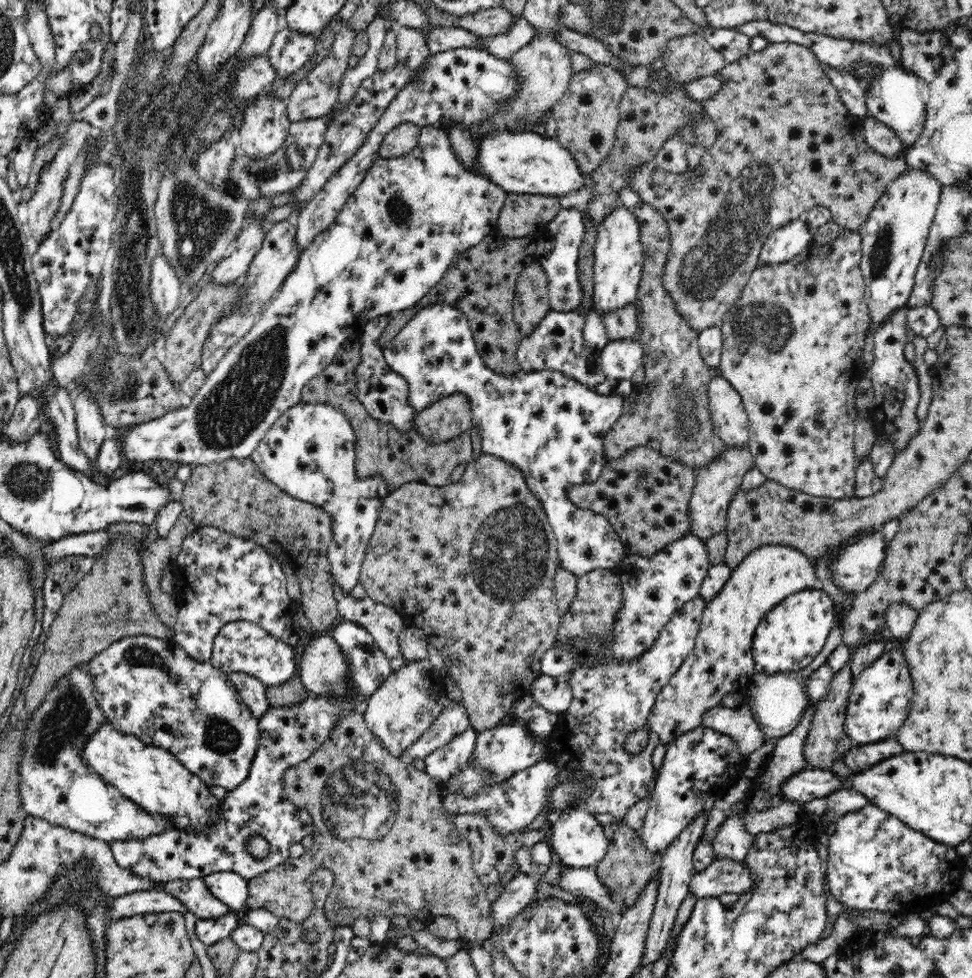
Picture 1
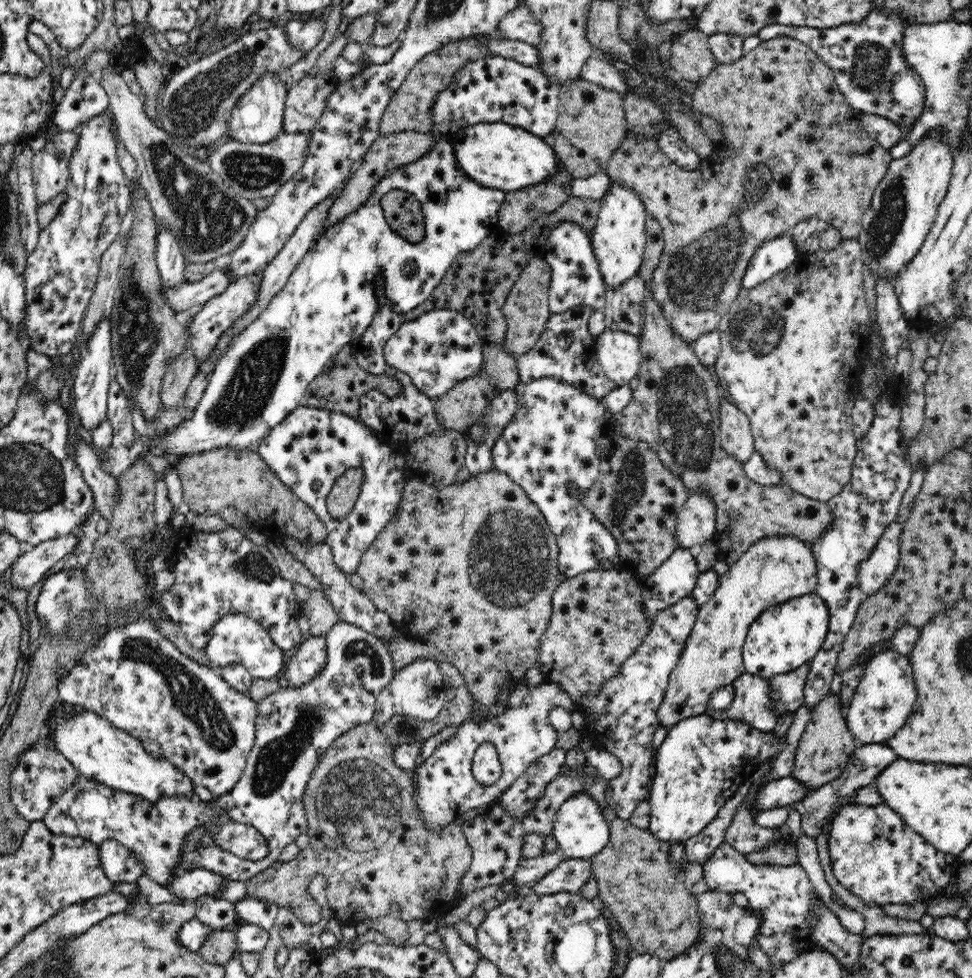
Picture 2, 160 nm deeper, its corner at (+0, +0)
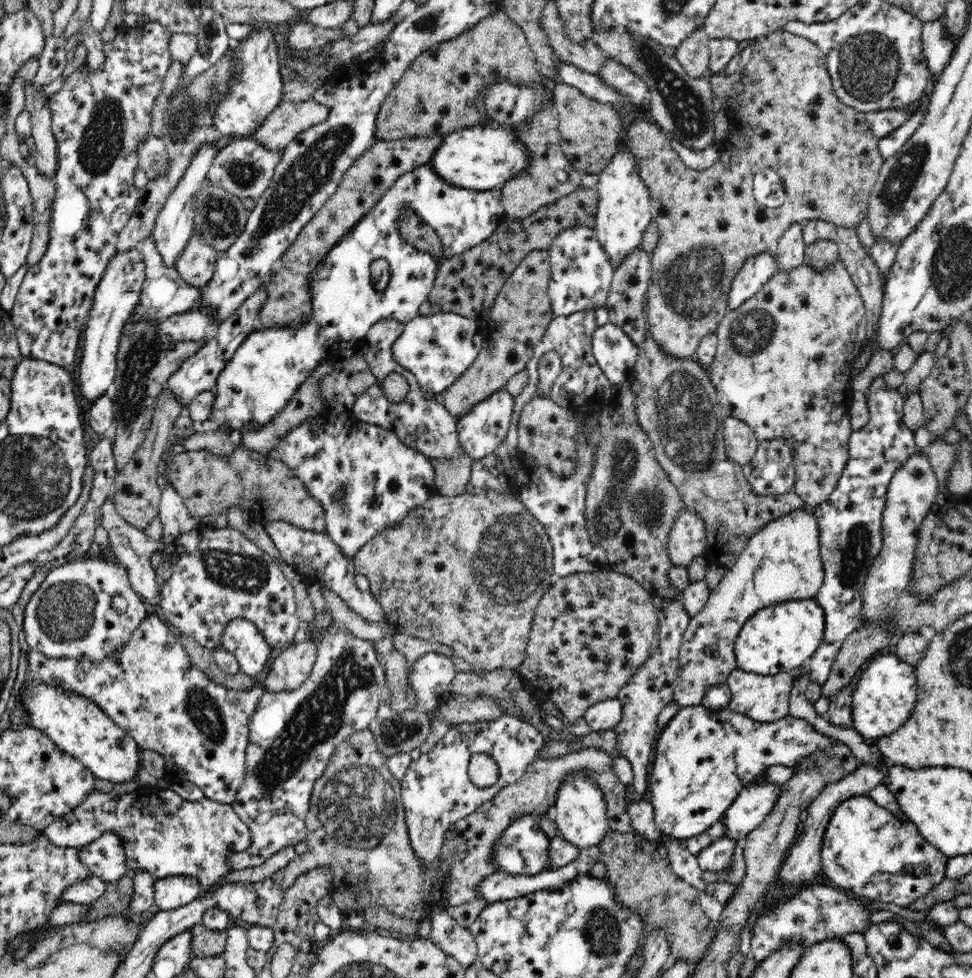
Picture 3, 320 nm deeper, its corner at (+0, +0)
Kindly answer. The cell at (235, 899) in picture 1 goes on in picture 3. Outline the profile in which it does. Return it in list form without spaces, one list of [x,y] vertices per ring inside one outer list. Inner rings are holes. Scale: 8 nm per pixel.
[[[186,876],[158,879],[154,884],[155,904],[159,910],[169,911],[192,902],[201,894],[198,882]]]

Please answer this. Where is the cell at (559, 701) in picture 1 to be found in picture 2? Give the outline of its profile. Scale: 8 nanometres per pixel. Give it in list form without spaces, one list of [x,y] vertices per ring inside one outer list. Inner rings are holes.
[[[540,683],[540,686],[529,689],[520,706],[502,709],[500,714],[481,722],[468,720],[456,725],[455,734],[445,739],[429,758],[413,769],[415,805],[424,827],[428,831],[439,832],[454,820],[459,820],[463,812],[498,801],[529,764],[550,753],[557,740],[557,730],[548,720],[548,710],[552,706],[564,706],[568,712],[576,709],[570,695],[564,693],[560,685]],[[482,744],[492,744],[496,748],[503,770],[501,777],[490,786],[480,785],[472,775],[473,756]]]

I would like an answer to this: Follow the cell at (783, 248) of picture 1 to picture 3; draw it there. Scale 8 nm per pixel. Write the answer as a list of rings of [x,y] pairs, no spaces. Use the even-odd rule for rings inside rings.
[[[773,252],[748,258],[732,280],[726,310],[736,310],[752,298],[776,273],[776,269],[778,269],[778,264]]]

